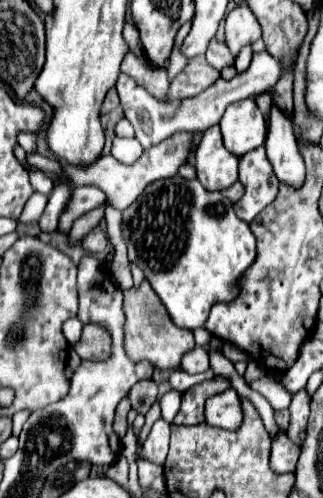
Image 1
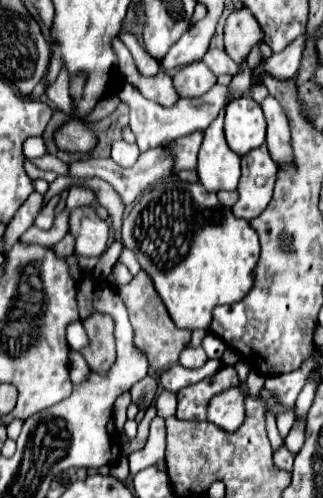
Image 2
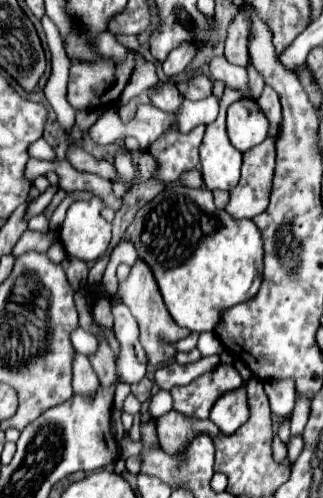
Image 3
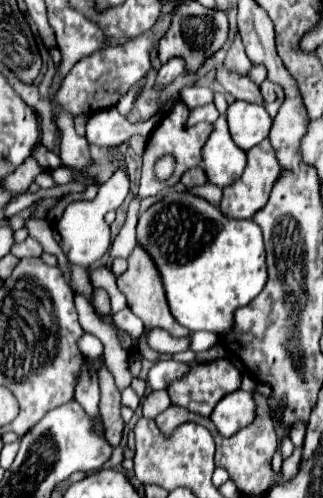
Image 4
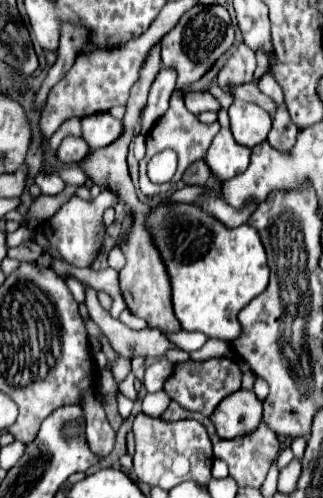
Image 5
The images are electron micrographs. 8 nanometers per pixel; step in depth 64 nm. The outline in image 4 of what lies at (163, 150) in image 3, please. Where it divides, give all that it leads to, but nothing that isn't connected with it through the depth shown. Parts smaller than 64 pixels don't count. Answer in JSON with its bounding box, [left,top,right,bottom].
[138,102,212,198]

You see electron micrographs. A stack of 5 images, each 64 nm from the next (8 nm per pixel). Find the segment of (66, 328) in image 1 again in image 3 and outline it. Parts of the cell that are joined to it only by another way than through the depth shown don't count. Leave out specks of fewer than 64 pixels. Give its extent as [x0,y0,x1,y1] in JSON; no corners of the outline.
[70,326,98,356]

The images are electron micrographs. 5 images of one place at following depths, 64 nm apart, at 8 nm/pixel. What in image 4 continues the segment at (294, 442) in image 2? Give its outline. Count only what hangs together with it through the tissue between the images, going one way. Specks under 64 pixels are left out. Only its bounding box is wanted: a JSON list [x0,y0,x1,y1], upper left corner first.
[282,448,302,482]

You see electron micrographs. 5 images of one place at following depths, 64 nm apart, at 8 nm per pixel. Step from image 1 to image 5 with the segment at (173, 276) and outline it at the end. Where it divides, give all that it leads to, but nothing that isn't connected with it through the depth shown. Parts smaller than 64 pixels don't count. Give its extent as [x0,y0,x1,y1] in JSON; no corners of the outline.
[146,202,270,342]

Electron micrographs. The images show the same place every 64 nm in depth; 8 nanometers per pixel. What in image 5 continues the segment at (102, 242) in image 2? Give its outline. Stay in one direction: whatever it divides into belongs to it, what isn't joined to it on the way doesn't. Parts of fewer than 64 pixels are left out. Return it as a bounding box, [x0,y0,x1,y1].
[48,188,118,268]

